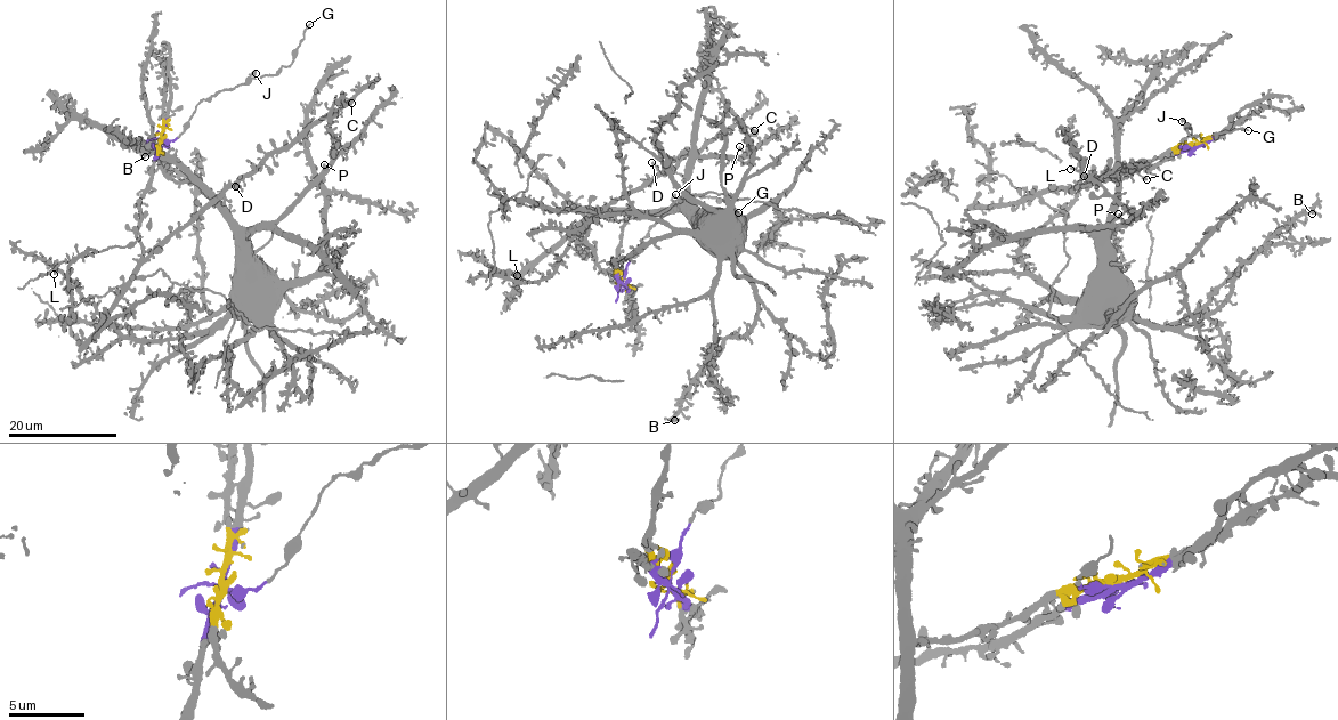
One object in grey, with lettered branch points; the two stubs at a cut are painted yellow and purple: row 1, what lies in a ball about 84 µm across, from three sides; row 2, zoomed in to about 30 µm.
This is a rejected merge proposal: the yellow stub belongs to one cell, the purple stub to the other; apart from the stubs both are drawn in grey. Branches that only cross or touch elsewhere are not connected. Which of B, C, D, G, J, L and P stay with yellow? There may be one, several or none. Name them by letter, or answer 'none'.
B, L, P

